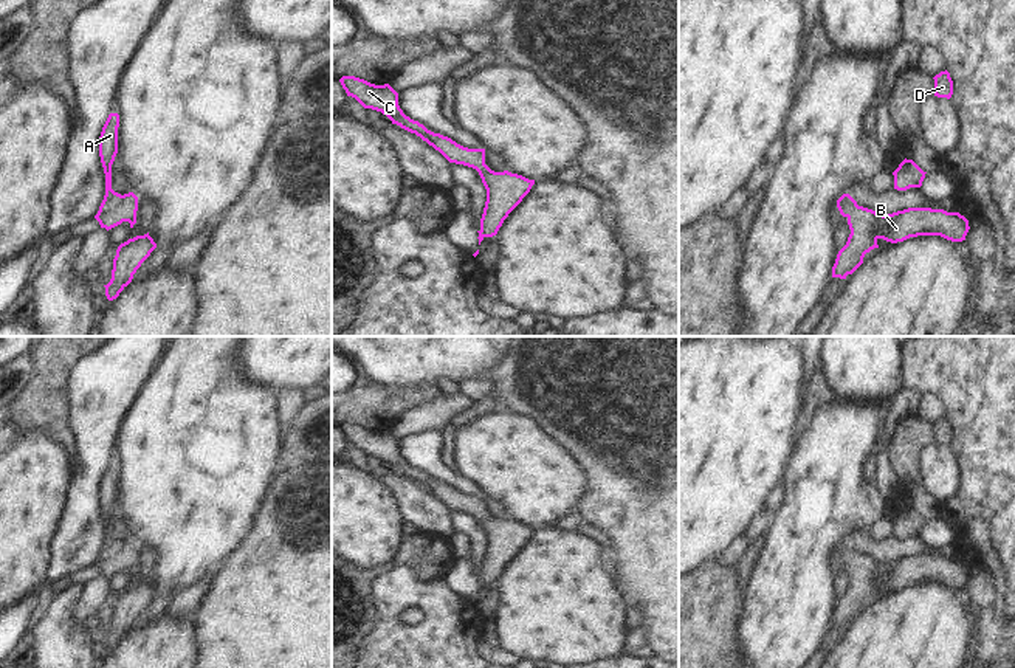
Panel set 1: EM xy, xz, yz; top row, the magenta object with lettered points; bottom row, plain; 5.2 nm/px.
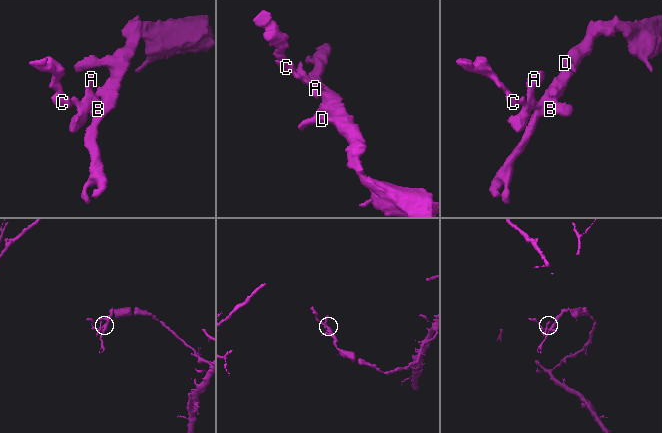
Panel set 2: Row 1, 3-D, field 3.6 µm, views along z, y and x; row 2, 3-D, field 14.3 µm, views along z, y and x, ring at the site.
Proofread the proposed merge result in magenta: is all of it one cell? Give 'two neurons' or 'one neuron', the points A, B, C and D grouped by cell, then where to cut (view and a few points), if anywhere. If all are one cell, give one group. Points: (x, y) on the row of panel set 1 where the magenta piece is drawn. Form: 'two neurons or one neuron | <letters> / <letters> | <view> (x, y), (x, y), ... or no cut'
one neuron | A B C D | no cut

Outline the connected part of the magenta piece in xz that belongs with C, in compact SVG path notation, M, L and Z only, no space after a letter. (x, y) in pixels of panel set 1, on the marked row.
M355 76L339 79L347 96L355 98L364 108L372 108L386 115L392 124L415 133L449 163L463 164L479 172L487 189L487 201L480 219L479 245L485 237L497 234L508 214L530 192L535 180L508 170L494 172L485 164L485 149L468 149L448 136L428 130L418 121L411 119L398 105L398 93L389 85L375 85Z

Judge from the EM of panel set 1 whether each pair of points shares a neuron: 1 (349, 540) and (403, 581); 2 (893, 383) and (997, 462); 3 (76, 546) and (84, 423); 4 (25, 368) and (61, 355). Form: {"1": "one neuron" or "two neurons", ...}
{"1": "two neurons", "2": "two neurons", "3": "one neuron", "4": "two neurons"}

